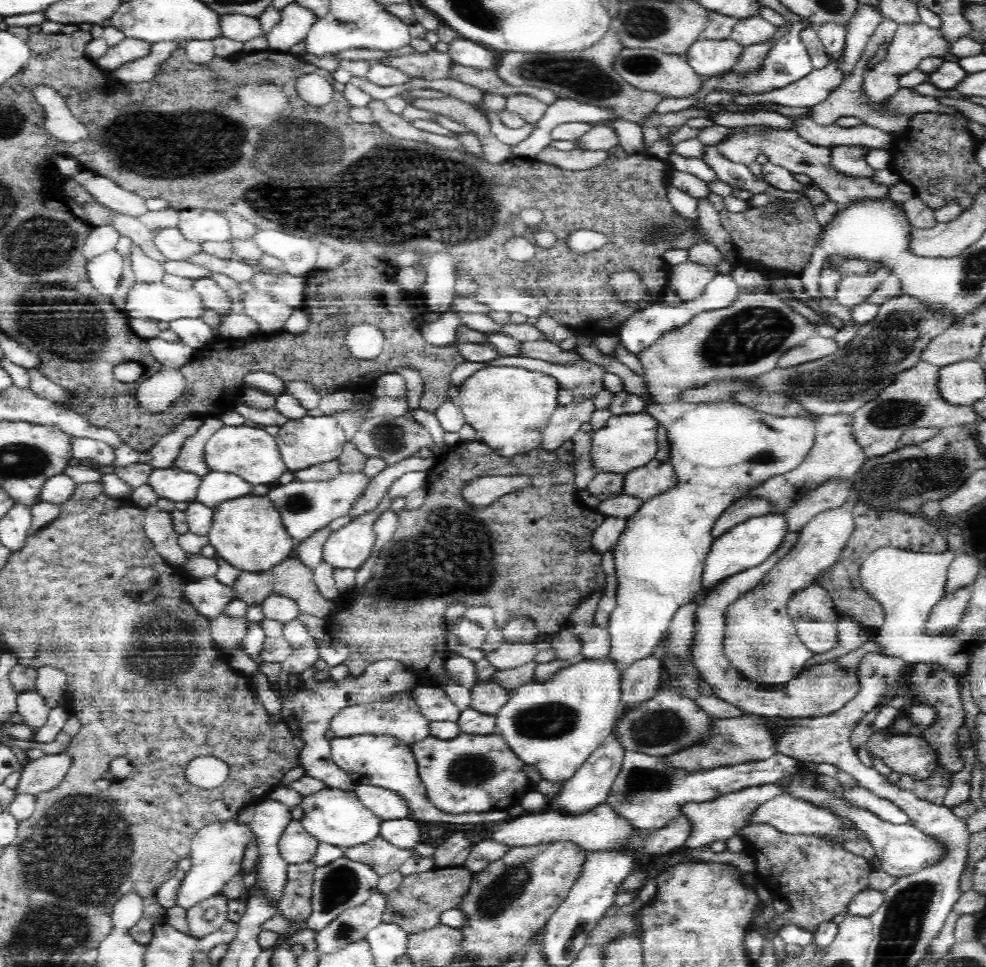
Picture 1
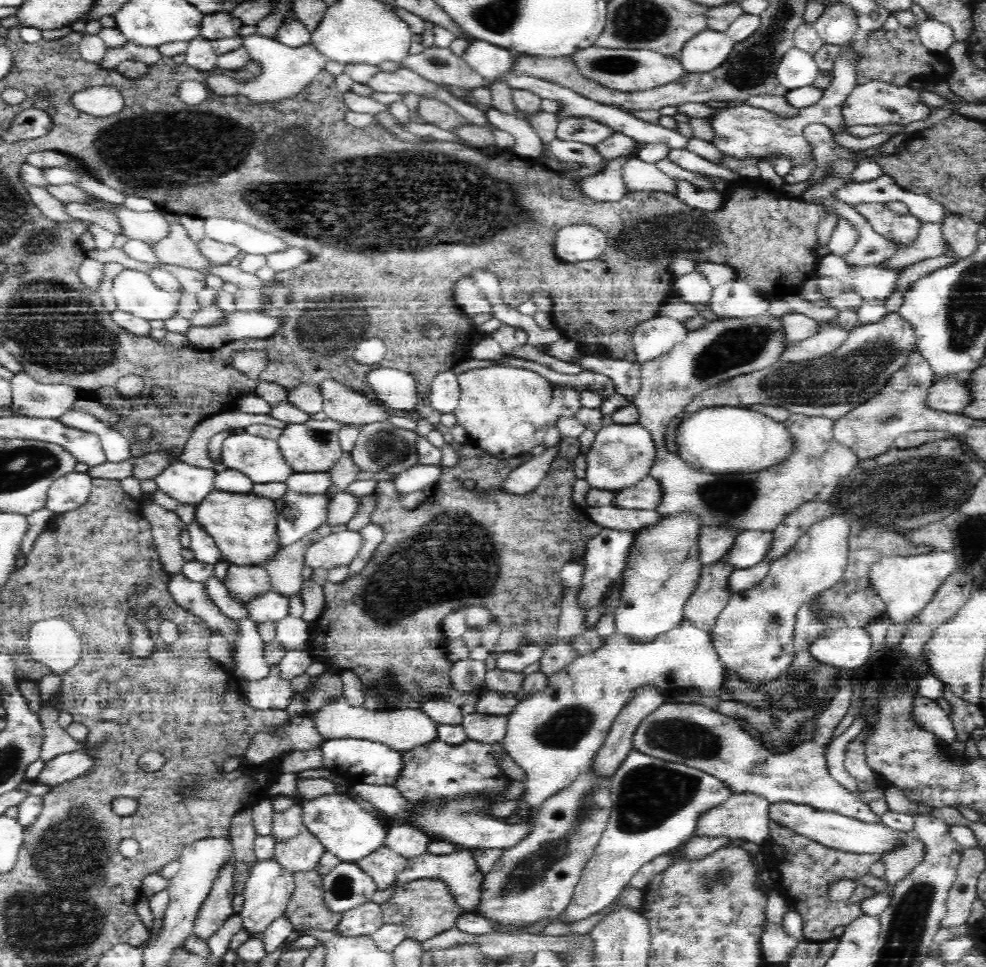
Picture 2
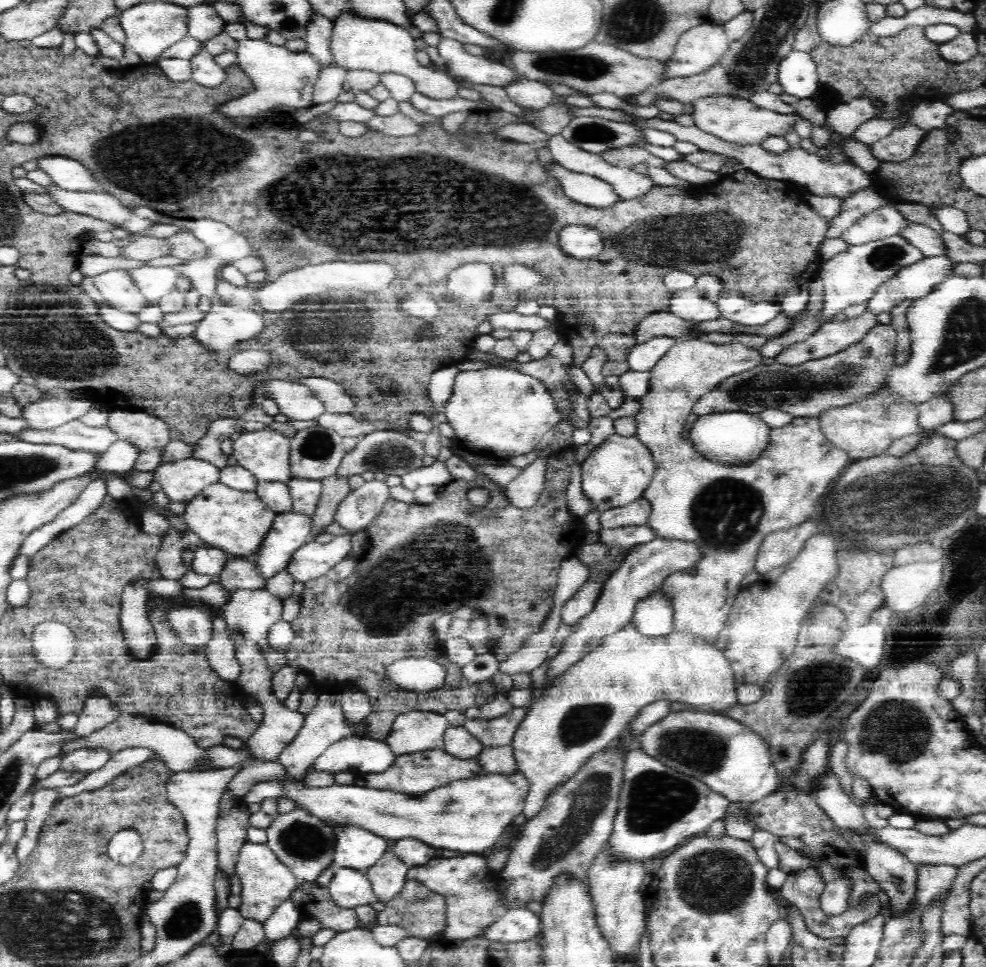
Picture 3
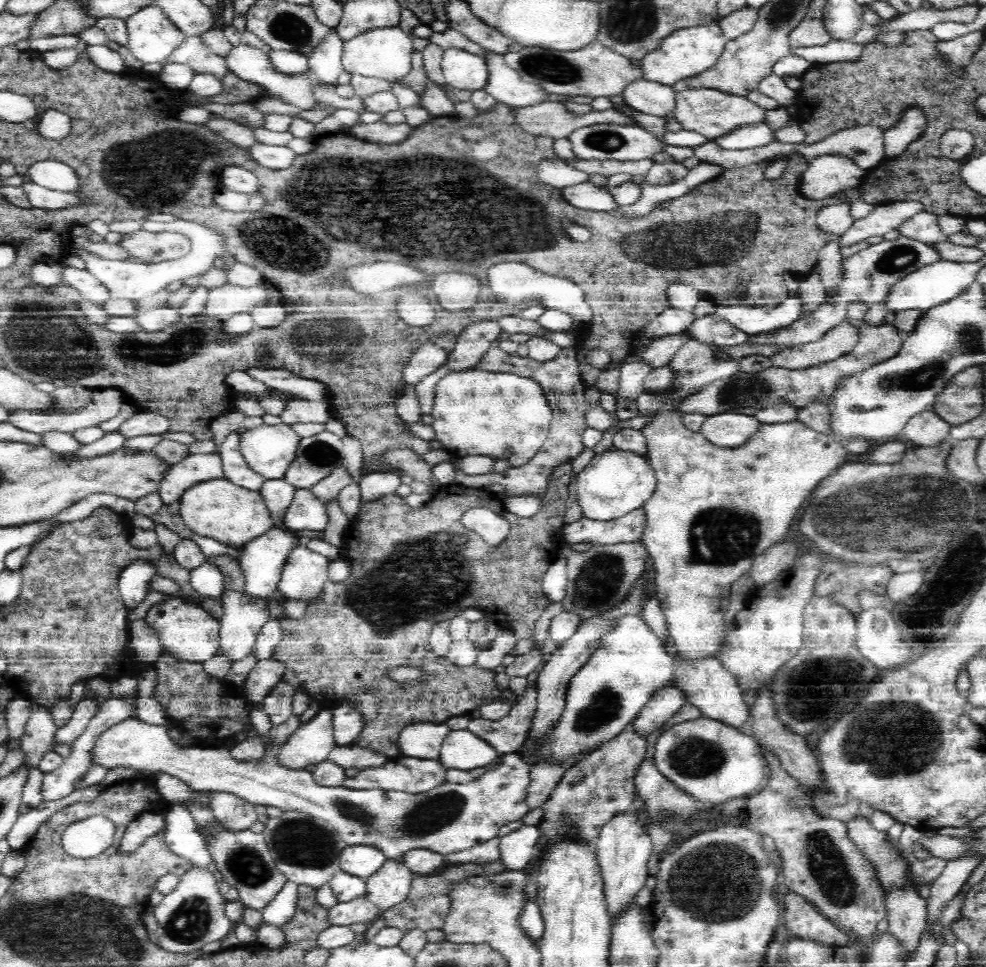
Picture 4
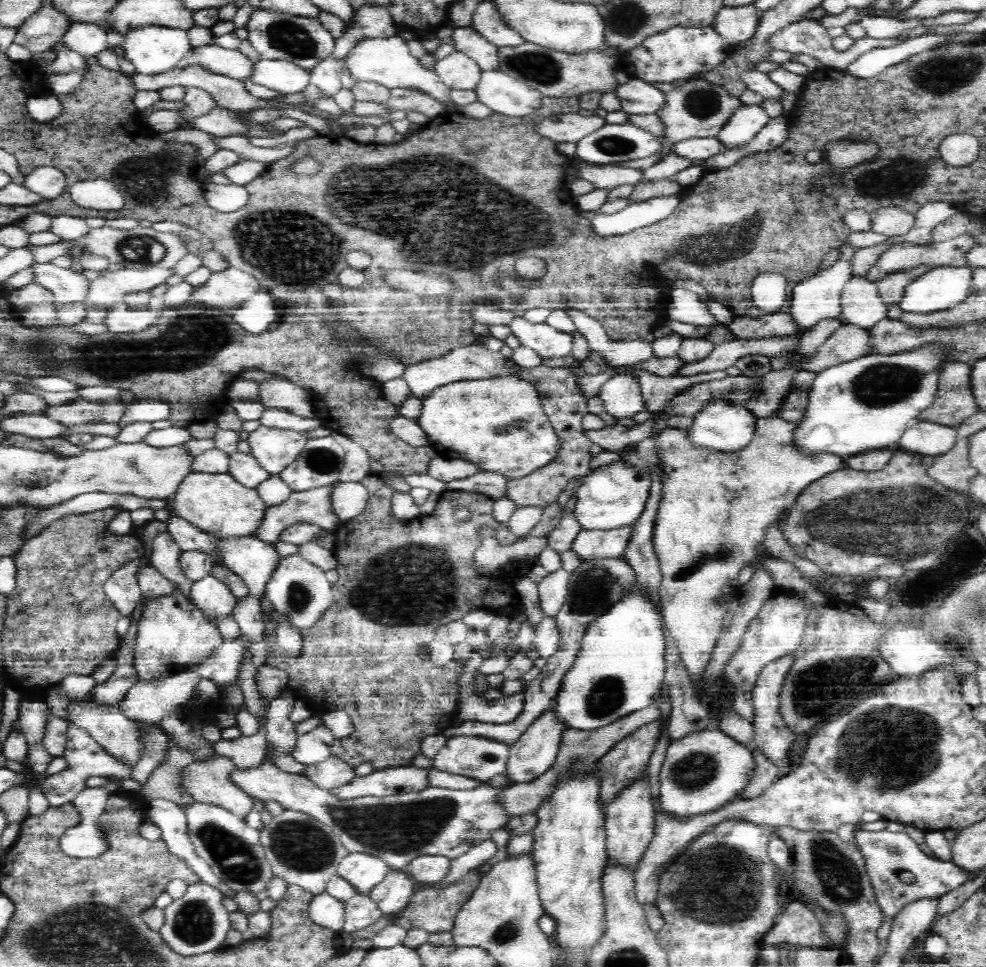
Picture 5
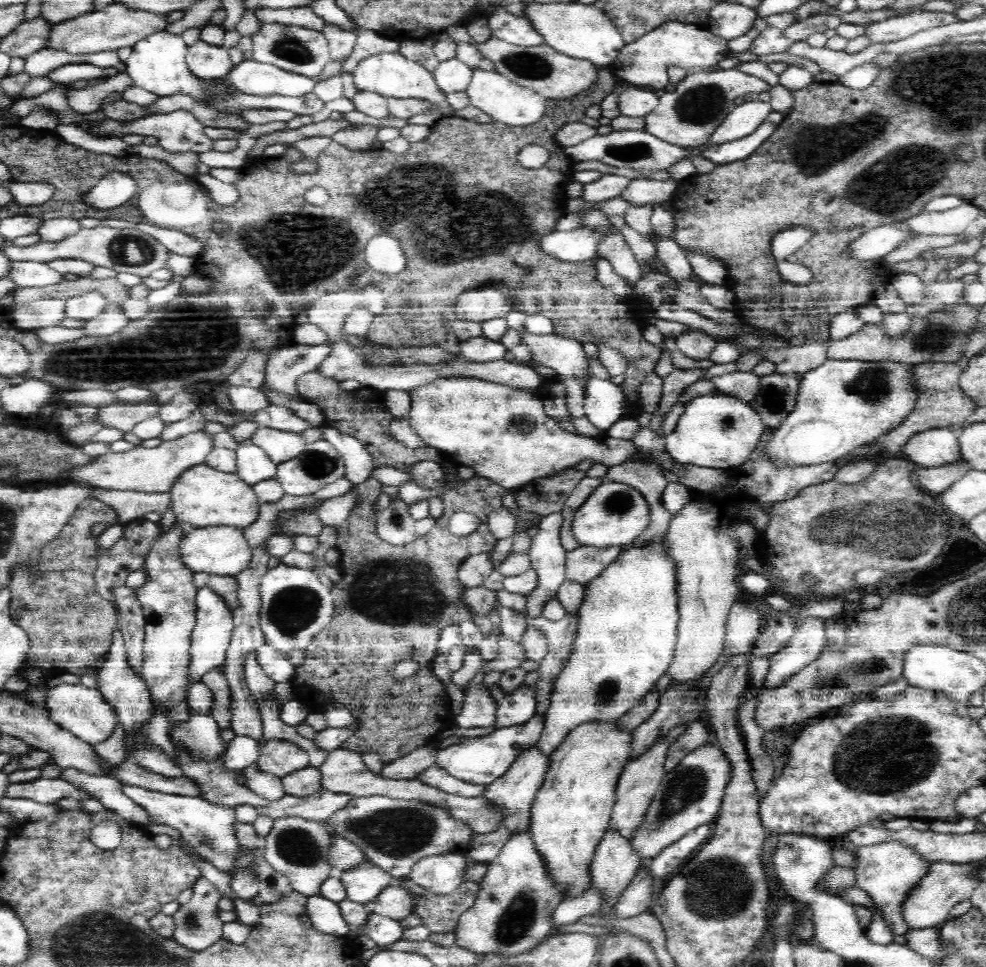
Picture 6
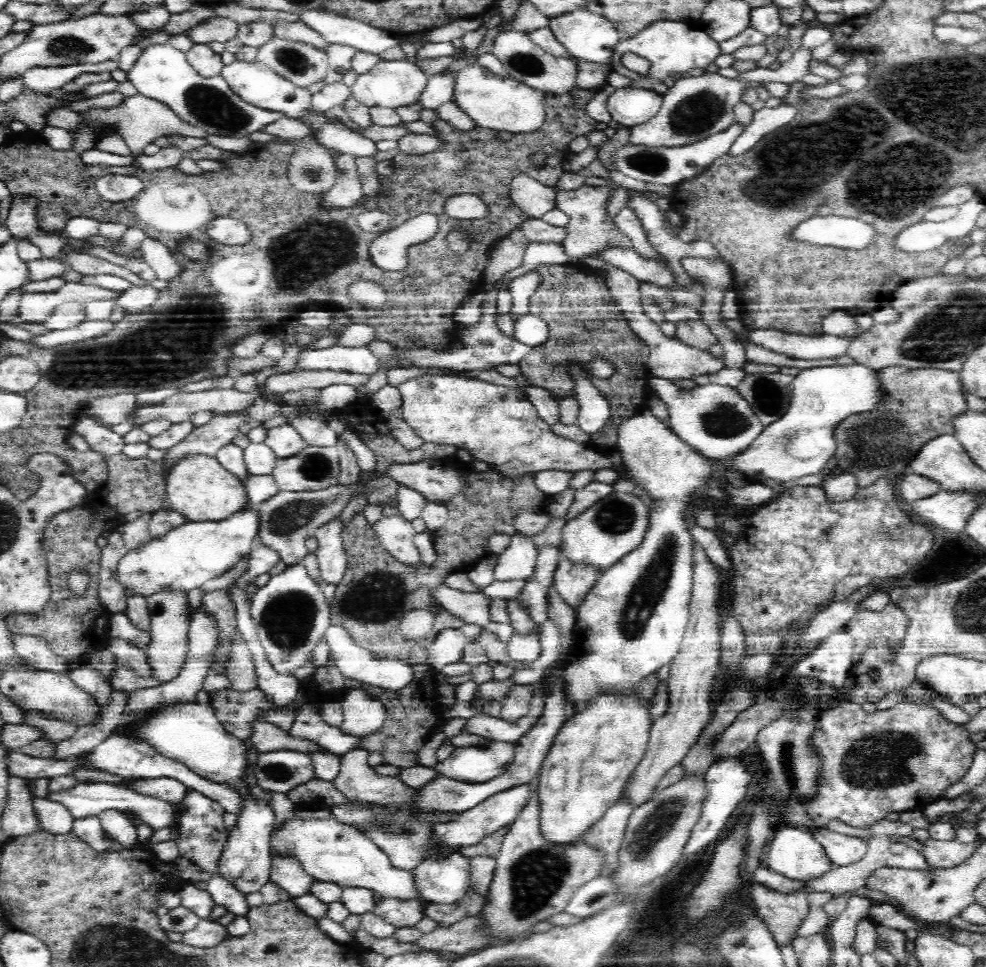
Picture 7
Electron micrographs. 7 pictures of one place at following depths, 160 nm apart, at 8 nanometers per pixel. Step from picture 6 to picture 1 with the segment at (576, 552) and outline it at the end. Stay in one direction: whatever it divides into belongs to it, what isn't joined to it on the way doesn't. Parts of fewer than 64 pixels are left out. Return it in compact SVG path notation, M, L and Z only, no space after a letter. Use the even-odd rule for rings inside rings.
M654 458L626 473L624 493L644 500L668 489L676 481L674 478L673 467L669 462L660 462Z

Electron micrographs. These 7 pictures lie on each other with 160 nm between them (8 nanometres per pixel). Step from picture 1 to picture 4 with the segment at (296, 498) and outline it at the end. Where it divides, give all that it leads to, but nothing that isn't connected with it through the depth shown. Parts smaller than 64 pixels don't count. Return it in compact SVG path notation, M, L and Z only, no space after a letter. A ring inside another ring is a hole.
M274 526L244 546L240 563L242 563L242 571L247 579L245 590L252 596L269 596L270 592L280 583L284 566L288 564L289 554L300 544L298 540L300 540L300 532L295 528Z

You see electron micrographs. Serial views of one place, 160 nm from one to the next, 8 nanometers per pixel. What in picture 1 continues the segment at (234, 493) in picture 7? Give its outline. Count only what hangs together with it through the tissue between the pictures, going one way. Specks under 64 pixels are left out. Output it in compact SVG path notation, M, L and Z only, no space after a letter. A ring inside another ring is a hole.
M242 496L215 508L212 526L208 532L209 544L226 563L250 573L272 572L288 557L293 556L298 544L284 526L280 512L264 496Z

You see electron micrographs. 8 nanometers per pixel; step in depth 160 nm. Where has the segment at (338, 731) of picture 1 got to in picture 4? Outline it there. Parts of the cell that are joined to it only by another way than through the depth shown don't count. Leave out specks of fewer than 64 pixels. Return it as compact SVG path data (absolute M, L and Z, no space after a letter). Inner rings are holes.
M319 706L317 714L308 722L301 722L296 730L286 738L284 744L276 750L276 761L280 765L293 769L306 769L310 764L317 764L324 761L328 753L337 745L334 736L334 709ZM418 720L418 722L410 722L398 732L396 750L399 756L438 759L443 740L450 734L450 731L451 728L445 721Z

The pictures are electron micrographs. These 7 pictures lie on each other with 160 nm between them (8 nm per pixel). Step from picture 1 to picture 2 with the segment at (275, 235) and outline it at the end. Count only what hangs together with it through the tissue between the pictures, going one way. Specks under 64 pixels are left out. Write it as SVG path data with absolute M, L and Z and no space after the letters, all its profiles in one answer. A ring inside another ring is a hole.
M204 217L199 219L199 227L208 239L240 246L248 258L257 259L290 248L290 244L276 238L274 234L256 230L244 222L228 217Z

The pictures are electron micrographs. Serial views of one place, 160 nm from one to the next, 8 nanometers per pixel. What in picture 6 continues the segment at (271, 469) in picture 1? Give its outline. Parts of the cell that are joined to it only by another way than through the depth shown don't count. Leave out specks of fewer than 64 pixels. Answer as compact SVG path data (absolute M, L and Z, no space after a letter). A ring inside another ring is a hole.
M257 428L248 444L260 448L261 452L277 467L303 454L307 441L300 434L283 432L272 428Z

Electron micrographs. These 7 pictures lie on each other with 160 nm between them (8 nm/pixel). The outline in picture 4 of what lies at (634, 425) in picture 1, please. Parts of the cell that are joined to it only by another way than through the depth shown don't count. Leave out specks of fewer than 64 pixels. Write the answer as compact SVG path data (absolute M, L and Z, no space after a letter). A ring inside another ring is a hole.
M611 447L595 458L579 474L576 481L578 501L584 517L612 520L641 508L657 486L656 470L646 456L626 448Z

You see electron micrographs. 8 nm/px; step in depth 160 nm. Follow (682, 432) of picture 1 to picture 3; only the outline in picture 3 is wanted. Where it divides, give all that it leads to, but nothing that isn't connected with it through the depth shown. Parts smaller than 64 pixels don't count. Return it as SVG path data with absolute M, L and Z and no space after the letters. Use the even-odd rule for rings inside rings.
M710 412L699 416L688 432L688 441L703 460L721 466L744 467L756 464L768 452L772 429L758 414L750 412ZM666 580L640 596L632 606L629 624L644 636L668 635L675 630L675 595L667 592Z

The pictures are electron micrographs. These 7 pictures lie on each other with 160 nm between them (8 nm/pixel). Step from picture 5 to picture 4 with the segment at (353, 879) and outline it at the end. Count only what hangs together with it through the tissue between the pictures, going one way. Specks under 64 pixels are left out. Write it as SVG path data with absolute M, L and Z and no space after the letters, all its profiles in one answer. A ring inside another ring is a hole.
M347 844L339 856L340 870L366 878L386 862L384 851L375 844Z

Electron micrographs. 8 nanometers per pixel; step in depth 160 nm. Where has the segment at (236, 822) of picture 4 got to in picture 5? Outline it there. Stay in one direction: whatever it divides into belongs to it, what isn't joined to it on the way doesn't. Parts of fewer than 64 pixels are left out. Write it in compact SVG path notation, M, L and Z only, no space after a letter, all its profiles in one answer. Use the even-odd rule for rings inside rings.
M208 754L191 762L190 770L183 779L197 802L220 806L240 820L245 820L254 810L254 799L234 784L228 783L225 777L234 766L234 761L229 756Z

